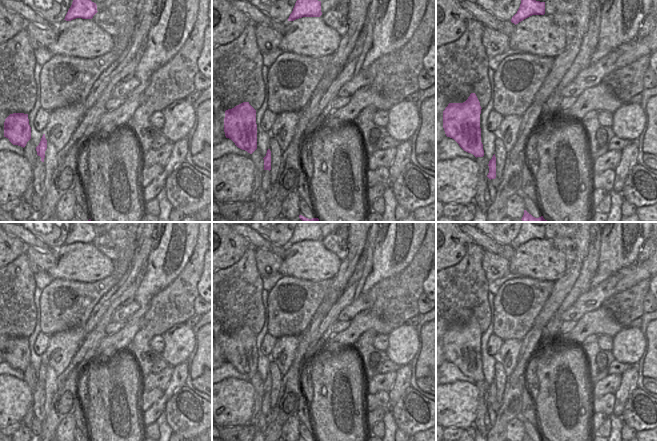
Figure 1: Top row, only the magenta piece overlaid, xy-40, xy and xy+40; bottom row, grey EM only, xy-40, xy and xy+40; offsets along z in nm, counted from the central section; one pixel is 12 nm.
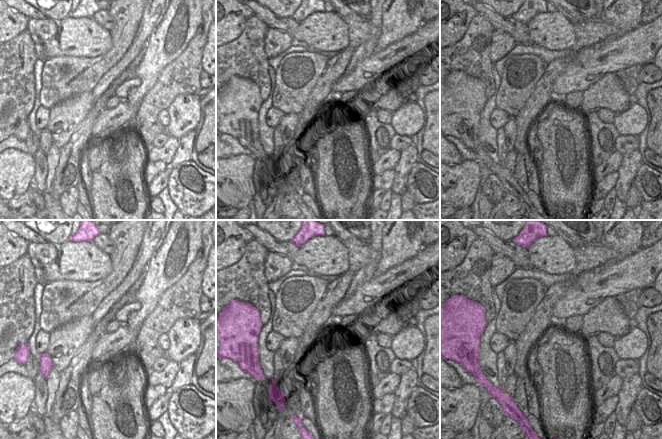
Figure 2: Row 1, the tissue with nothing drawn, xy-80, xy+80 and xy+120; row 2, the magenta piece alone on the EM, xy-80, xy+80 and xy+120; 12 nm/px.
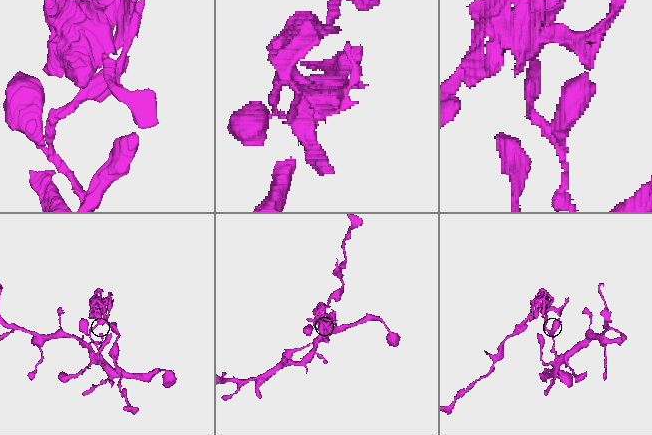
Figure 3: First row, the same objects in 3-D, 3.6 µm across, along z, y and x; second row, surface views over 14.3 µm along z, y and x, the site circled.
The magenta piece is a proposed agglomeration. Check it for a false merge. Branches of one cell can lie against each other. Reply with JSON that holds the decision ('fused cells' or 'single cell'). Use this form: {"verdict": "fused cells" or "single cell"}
{"verdict": "fused cells"}

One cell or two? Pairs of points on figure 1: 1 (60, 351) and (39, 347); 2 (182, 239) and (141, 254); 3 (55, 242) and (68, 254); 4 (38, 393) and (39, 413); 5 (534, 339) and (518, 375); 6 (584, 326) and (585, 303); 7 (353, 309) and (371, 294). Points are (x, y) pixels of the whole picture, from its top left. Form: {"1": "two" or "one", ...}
{"1": "two", "2": "two", "3": "two", "4": "one", "5": "one", "6": "two", "7": "one"}

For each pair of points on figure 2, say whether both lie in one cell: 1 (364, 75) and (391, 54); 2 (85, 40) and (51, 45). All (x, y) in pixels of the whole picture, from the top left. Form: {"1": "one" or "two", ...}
{"1": "one", "2": "one"}

